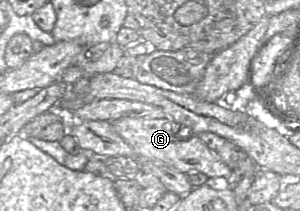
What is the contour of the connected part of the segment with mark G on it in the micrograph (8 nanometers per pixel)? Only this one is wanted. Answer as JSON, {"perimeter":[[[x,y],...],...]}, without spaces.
{"perimeter":[[[124,117],[113,121],[113,126],[116,132],[133,148],[136,155],[141,158],[160,160],[185,174],[201,172],[209,178],[229,178],[233,172],[196,135],[190,134],[171,118]]]}

